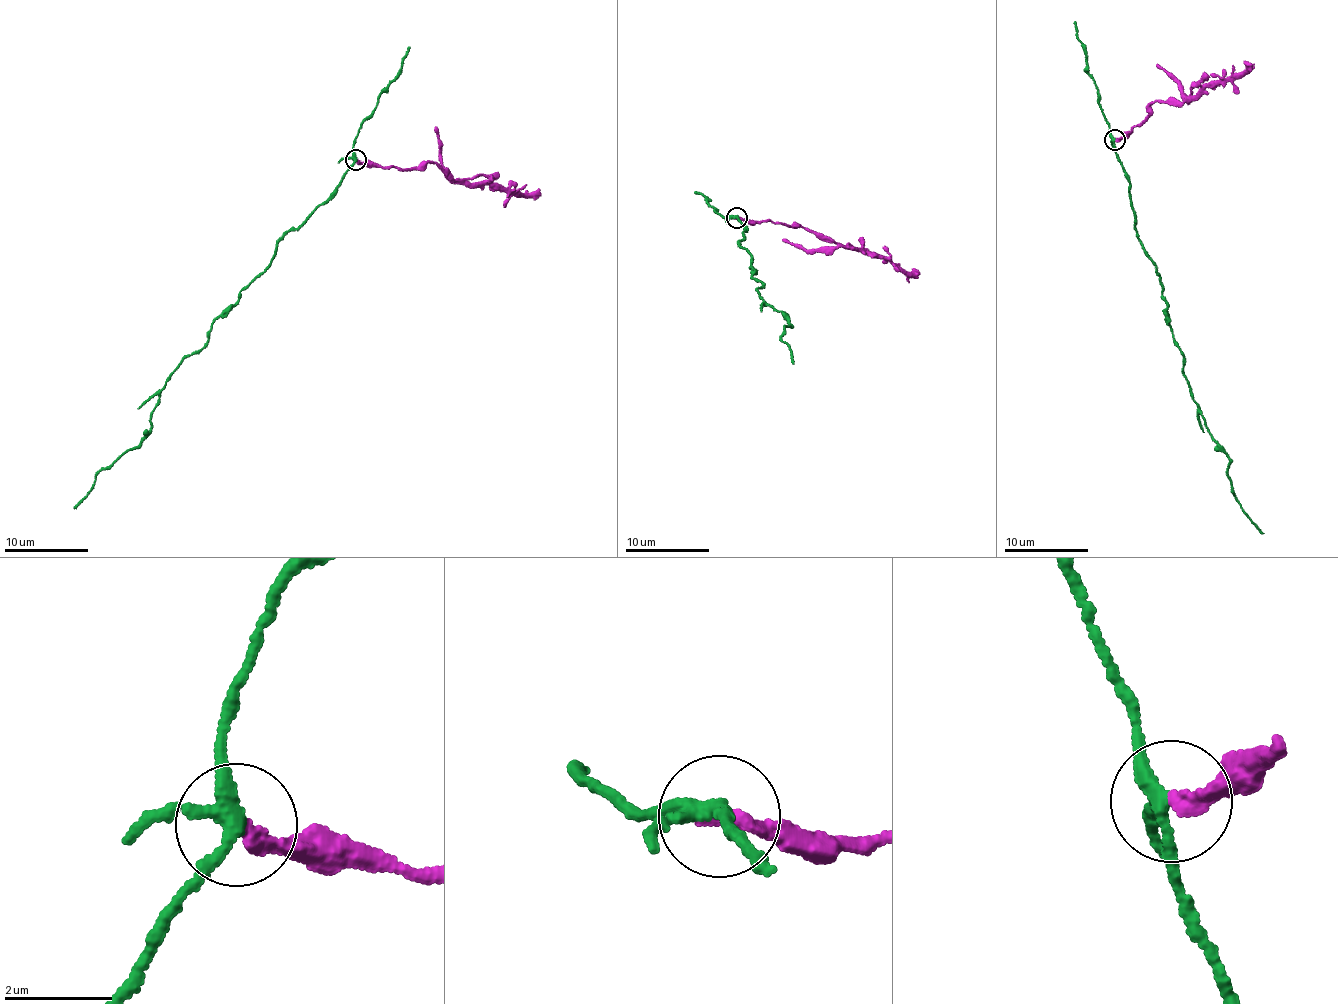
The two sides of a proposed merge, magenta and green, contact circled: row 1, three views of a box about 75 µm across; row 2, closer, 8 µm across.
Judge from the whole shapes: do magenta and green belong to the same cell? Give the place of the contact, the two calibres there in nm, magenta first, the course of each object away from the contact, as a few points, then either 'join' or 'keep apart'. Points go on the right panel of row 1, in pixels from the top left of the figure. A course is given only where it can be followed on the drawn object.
place (1115, 139); calibres 260 and 220 nm; course magenta (1114, 140), (1146, 121), (1150, 105), (1159, 101), (1191, 99), (1224, 78), (1250, 68), (1251, 62); course green (1114, 140), (1126, 174), (1134, 228), (1156, 263), (1184, 376), (1211, 438), (1228, 455), (1237, 500), (1264, 534); keep apart

